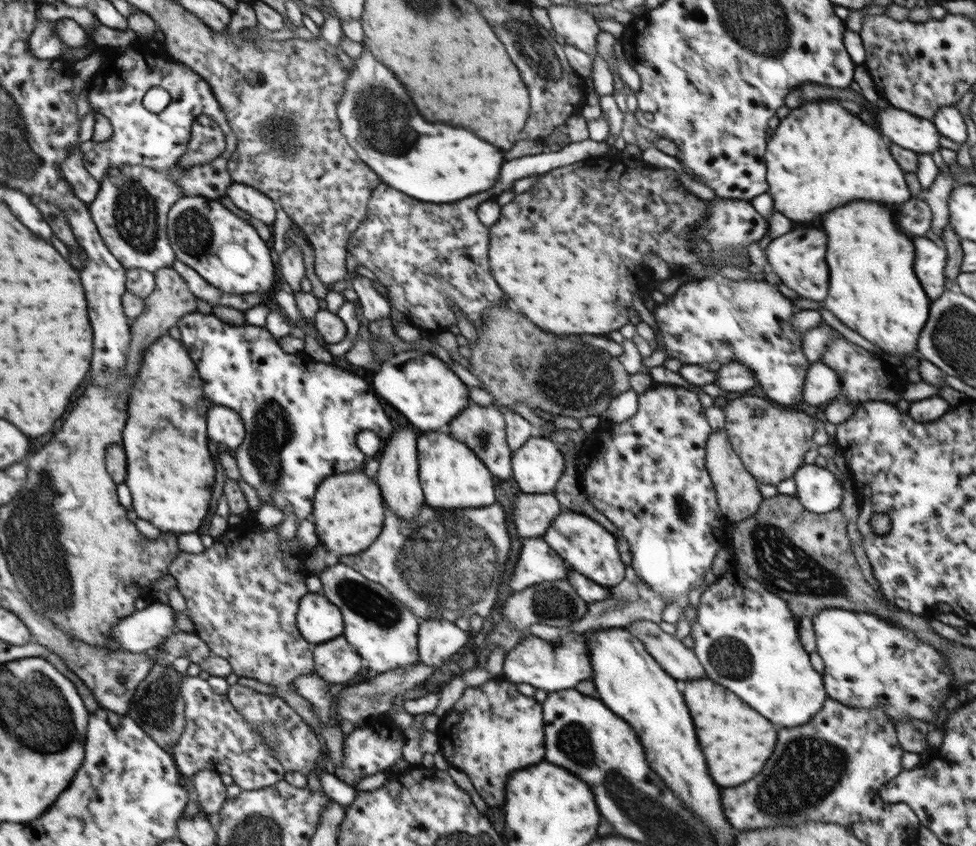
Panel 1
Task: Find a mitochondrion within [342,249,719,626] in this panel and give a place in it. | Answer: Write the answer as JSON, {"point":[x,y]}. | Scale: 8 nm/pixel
{"point":[448,561]}

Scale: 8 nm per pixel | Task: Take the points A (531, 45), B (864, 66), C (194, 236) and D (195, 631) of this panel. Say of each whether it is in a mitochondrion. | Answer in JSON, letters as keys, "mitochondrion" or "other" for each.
{"A":"mitochondrion","B":"other","C":"mitochondrion","D":"other"}

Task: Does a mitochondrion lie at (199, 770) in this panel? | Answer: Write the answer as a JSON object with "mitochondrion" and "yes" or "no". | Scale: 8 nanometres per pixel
{"mitochondrion":"no"}

